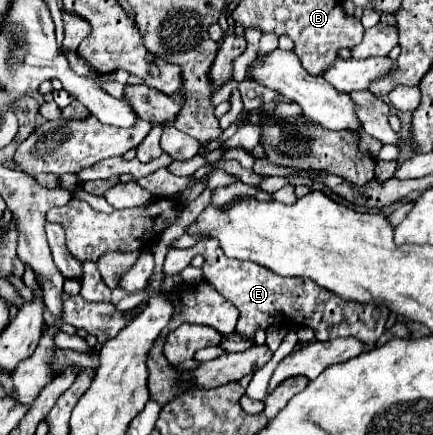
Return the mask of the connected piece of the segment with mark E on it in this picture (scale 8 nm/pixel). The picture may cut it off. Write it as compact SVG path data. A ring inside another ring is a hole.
M217 238L199 240L193 248L185 248L185 250L171 248L167 252L163 272L165 274L181 272L189 264L189 258L197 254L205 258L203 272L205 272L207 282L211 282L221 296L225 296L231 304L239 308L241 314L237 322L237 332L245 338L253 338L257 328L267 328L269 324L299 324L299 326L311 328L317 340L331 340L337 336L355 336L363 340L367 348L373 348L377 338L385 330L385 322L389 316L389 310L385 310L385 306L345 302L337 298L333 292L305 278L283 278L253 262L227 258Z

